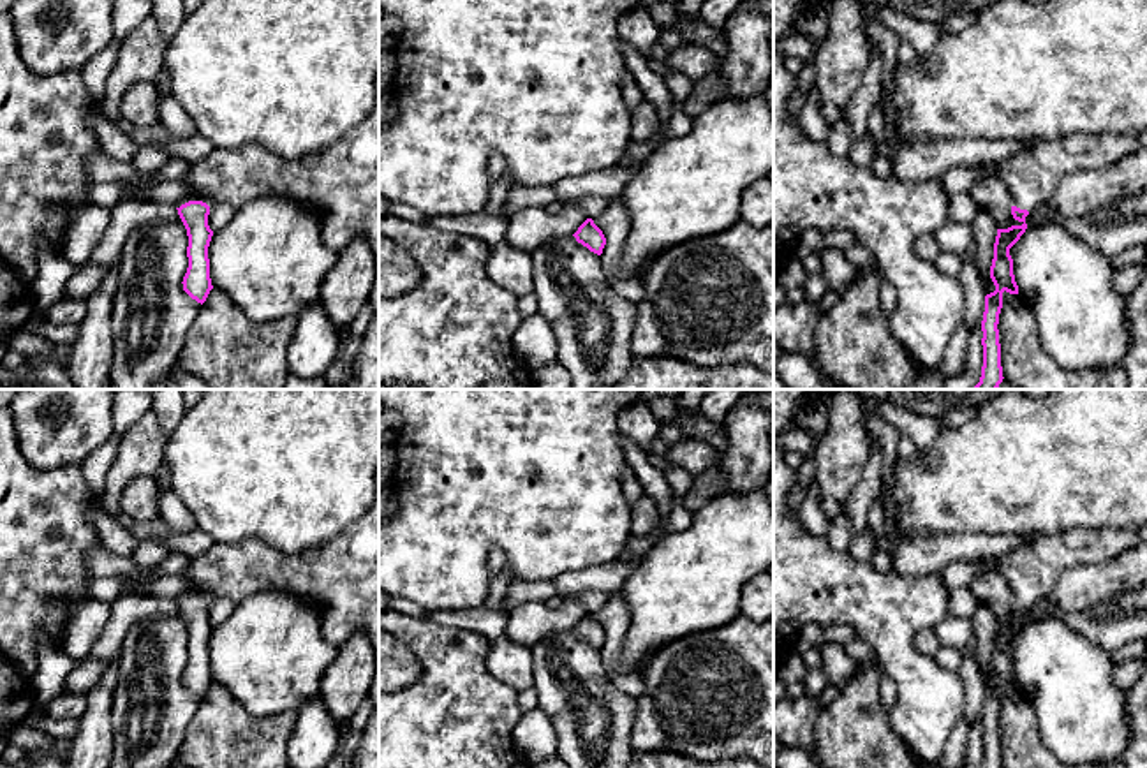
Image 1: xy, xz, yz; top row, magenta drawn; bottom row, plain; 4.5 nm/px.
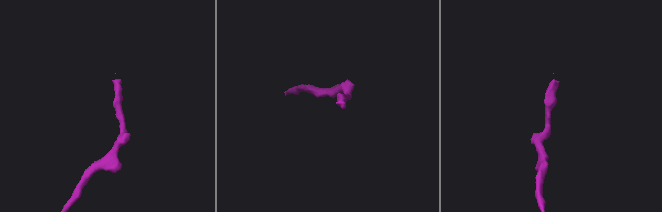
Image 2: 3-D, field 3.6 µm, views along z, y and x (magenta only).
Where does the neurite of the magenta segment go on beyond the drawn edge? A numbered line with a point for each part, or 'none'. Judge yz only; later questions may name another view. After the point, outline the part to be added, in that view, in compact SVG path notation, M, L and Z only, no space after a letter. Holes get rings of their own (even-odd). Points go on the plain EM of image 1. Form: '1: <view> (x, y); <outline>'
1: yz (1031, 571); M1075 527L1059 534L1036 535L997 557L1013 601L1032 606L1050 595L1062 572L1084 564L1105 564L1140 544L1133 528Z

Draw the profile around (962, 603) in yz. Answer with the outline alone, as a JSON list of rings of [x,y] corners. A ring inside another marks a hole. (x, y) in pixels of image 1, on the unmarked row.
[[[969,587],[950,590],[948,611],[950,617],[971,620],[978,608],[978,601]]]

